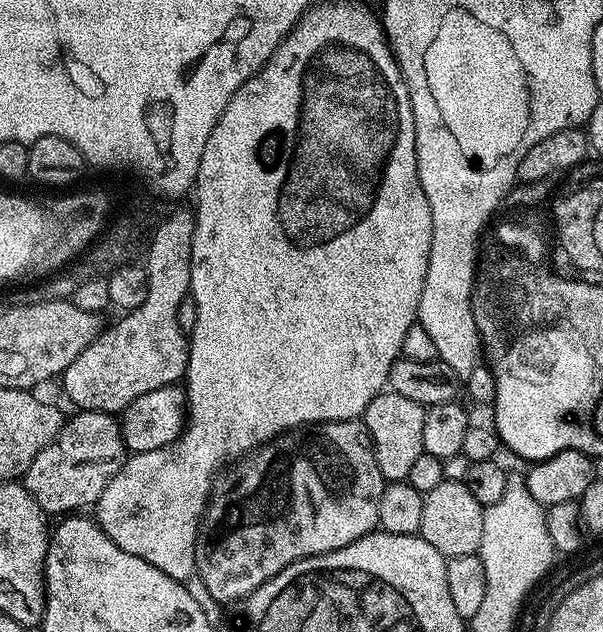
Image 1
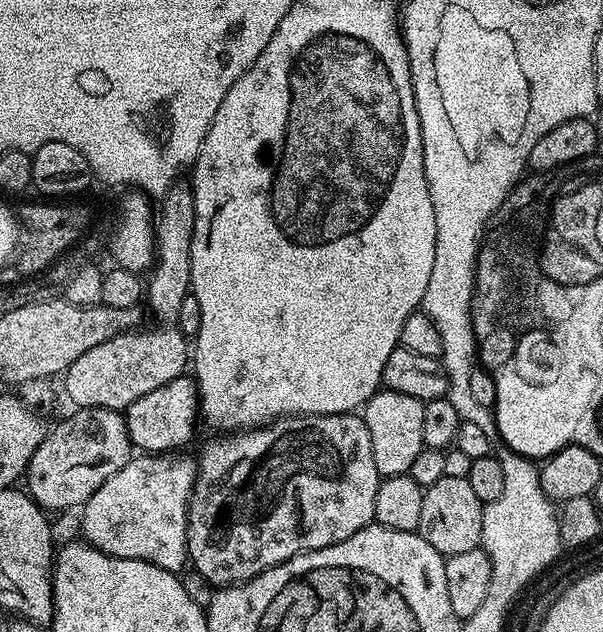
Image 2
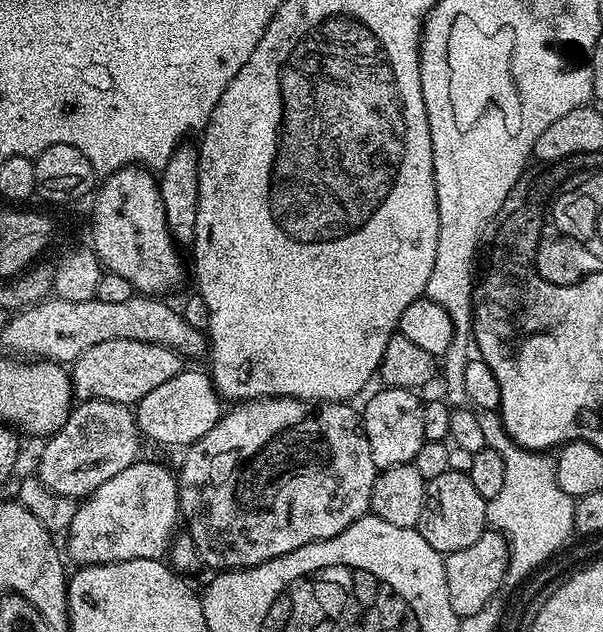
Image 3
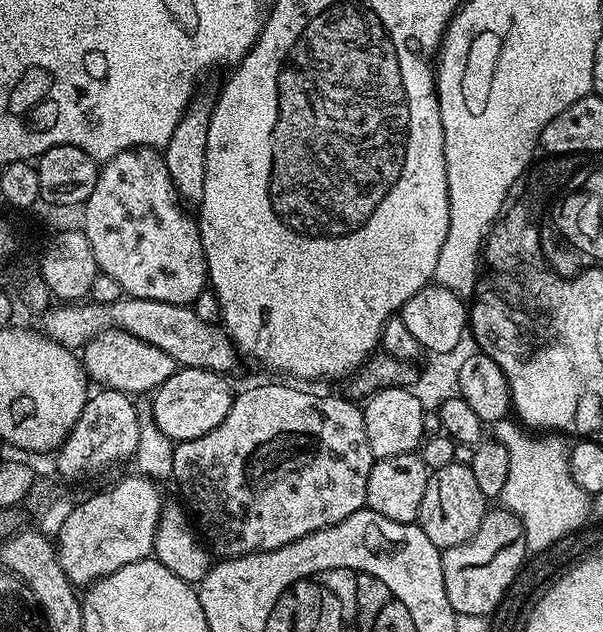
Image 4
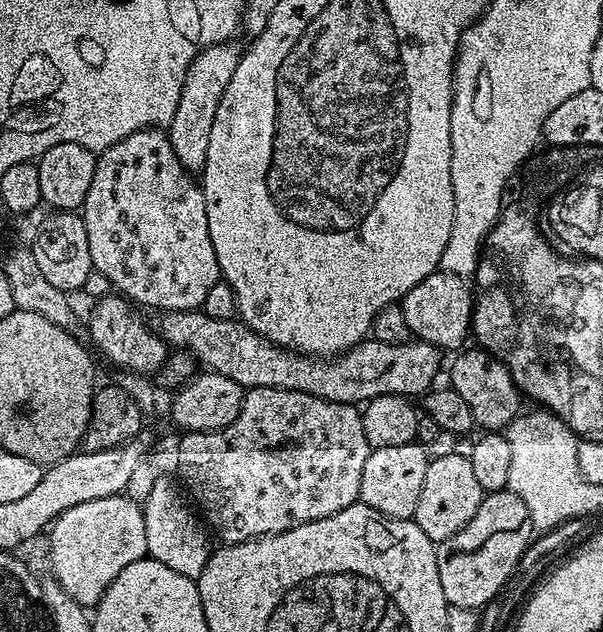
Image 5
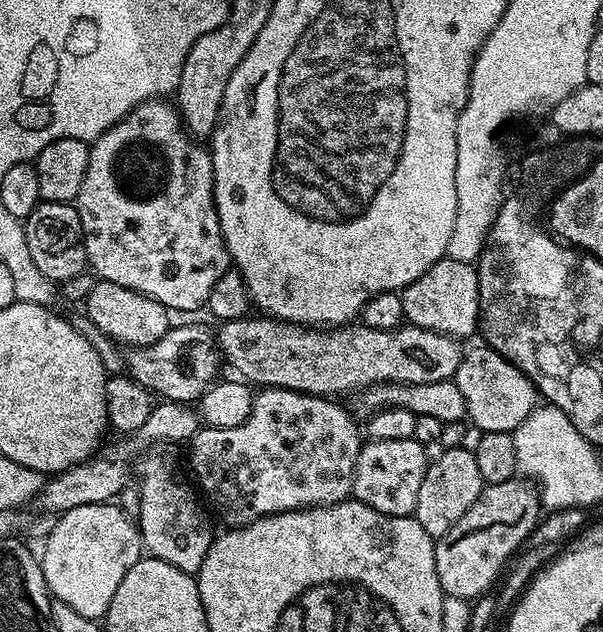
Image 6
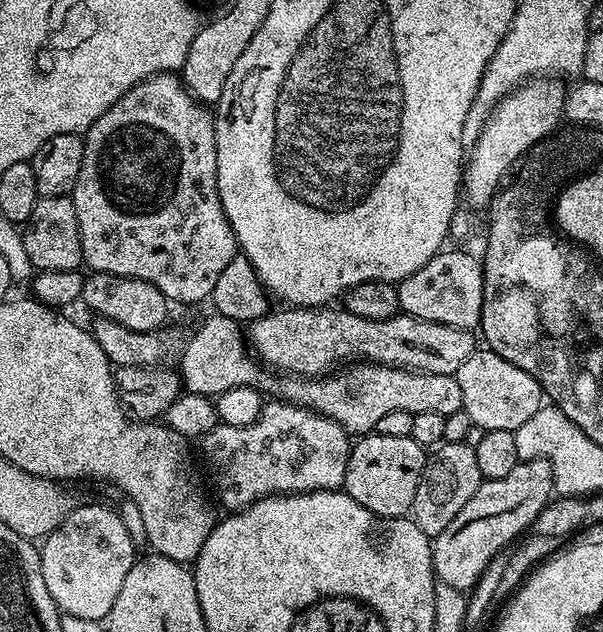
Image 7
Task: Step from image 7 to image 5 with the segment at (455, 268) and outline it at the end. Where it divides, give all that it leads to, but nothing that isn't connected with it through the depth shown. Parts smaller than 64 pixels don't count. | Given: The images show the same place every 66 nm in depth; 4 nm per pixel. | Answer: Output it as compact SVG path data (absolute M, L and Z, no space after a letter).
M437 270L422 278L422 282L418 282L418 286L414 286L414 290L410 290L399 301L409 333L415 339L424 340L441 350L460 350L465 347L464 339L469 339L472 327L473 303L474 292L469 281L443 270Z

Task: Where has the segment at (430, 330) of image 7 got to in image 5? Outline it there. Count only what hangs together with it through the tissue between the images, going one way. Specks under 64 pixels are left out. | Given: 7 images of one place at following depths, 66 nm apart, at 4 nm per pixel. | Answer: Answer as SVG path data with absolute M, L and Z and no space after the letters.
M202 310L164 312L161 317L158 331L165 344L185 350L205 369L234 378L245 390L285 388L330 402L360 406L379 396L423 397L437 383L436 375L440 372L441 349L415 338L405 344L366 338L346 352L331 358L317 358L270 343L236 318L219 320L208 317Z

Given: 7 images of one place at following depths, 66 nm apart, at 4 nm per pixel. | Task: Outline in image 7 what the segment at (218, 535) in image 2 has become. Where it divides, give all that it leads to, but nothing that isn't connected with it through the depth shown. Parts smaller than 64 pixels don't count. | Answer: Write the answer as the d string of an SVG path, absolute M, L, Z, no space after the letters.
M276 398L265 403L258 418L250 422L250 426L217 423L214 430L202 437L202 444L214 496L216 491L215 499L220 499L228 510L243 510L249 508L255 500L264 500L268 496L343 489L353 441L350 433L338 422L321 416L319 412L313 412L311 408L302 408L298 404L289 404L287 400Z

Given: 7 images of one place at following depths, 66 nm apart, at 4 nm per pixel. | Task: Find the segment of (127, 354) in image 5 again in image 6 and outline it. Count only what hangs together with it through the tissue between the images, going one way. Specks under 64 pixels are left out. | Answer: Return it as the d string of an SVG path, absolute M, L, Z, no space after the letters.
M97 279L94 290L90 290L90 294L82 302L82 308L86 319L94 322L94 326L98 326L102 334L106 334L117 345L128 344L129 349L145 348L158 342L158 338L165 336L170 327L170 310L162 306L162 302L126 286L118 286L118 282Z

